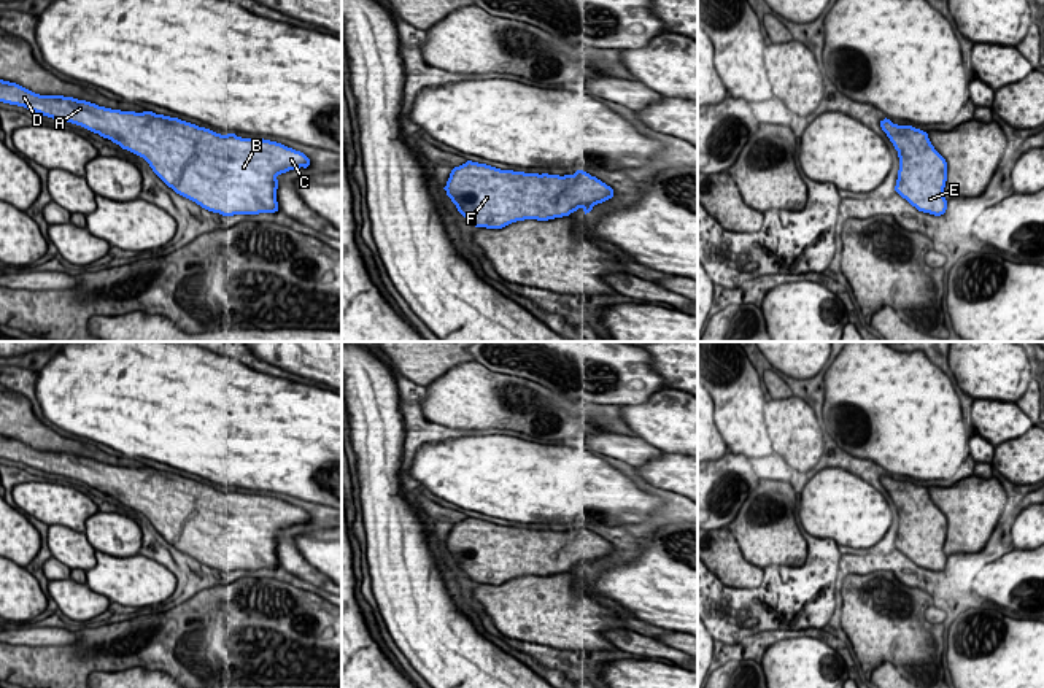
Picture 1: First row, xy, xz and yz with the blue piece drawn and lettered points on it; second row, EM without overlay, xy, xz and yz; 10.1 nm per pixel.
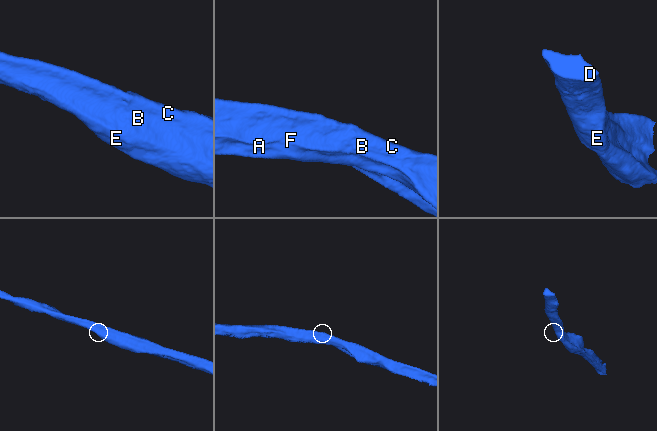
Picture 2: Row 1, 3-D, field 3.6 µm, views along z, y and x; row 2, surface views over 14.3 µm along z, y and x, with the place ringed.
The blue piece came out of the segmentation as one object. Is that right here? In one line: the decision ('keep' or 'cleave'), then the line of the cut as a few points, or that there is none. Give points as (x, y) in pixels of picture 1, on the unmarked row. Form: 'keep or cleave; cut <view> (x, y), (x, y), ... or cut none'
keep; cut none

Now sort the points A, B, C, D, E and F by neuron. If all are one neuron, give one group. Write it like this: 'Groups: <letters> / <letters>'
Groups: A B C D E F

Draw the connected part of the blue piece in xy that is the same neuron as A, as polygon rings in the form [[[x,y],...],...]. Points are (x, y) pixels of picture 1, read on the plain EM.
[[[0,435],[0,458],[24,462],[43,472],[81,481],[122,505],[143,513],[153,528],[176,550],[222,572],[278,567],[276,532],[307,524],[310,515],[292,504],[264,494],[221,491],[195,480],[153,467],[121,467],[64,451],[40,451],[16,439]]]

